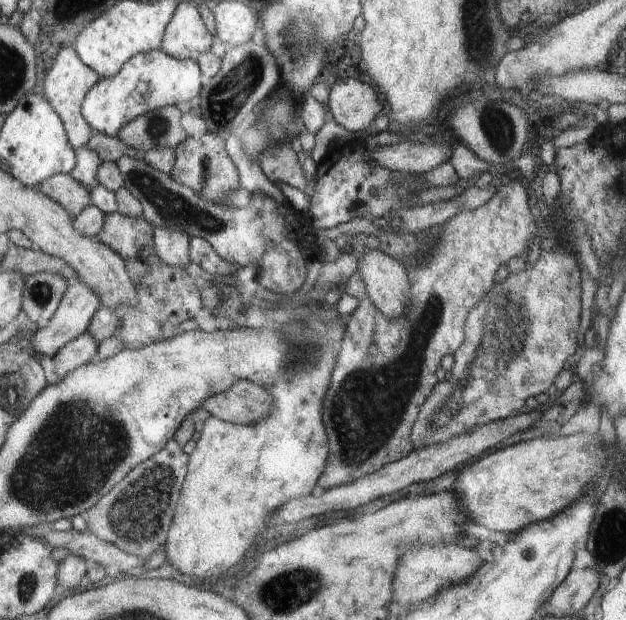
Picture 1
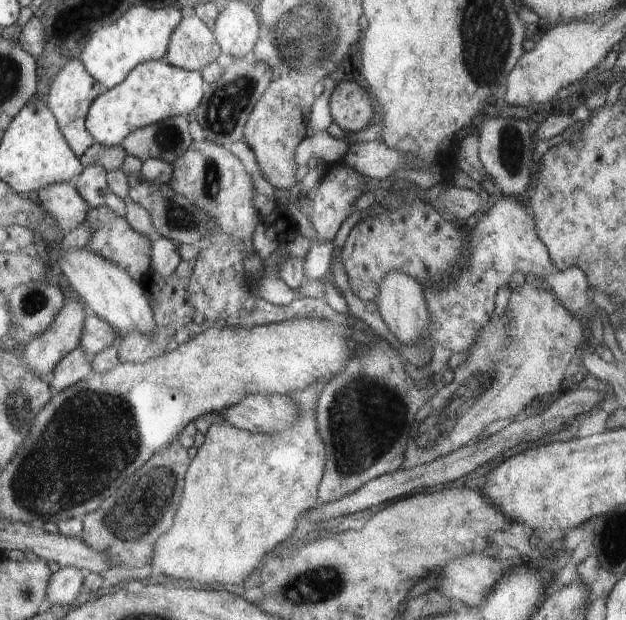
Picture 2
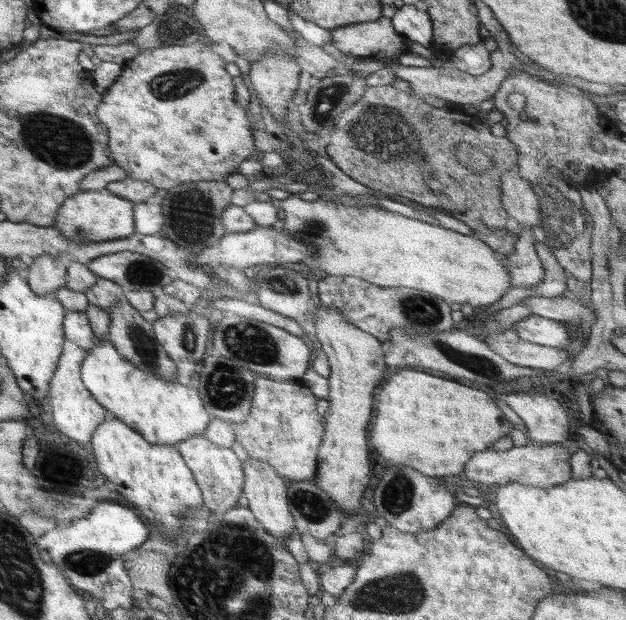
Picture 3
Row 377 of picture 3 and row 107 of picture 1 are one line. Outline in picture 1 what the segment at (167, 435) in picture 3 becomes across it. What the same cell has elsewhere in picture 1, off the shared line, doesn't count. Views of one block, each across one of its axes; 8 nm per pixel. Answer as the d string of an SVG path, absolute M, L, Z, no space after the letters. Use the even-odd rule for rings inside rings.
M161 48L142 52L129 59L115 76L100 77L99 82L90 88L90 96L85 97L81 114L86 116L85 120L90 120L93 130L117 136L126 124L150 110L198 99L204 86L201 82L195 60L169 56Z

